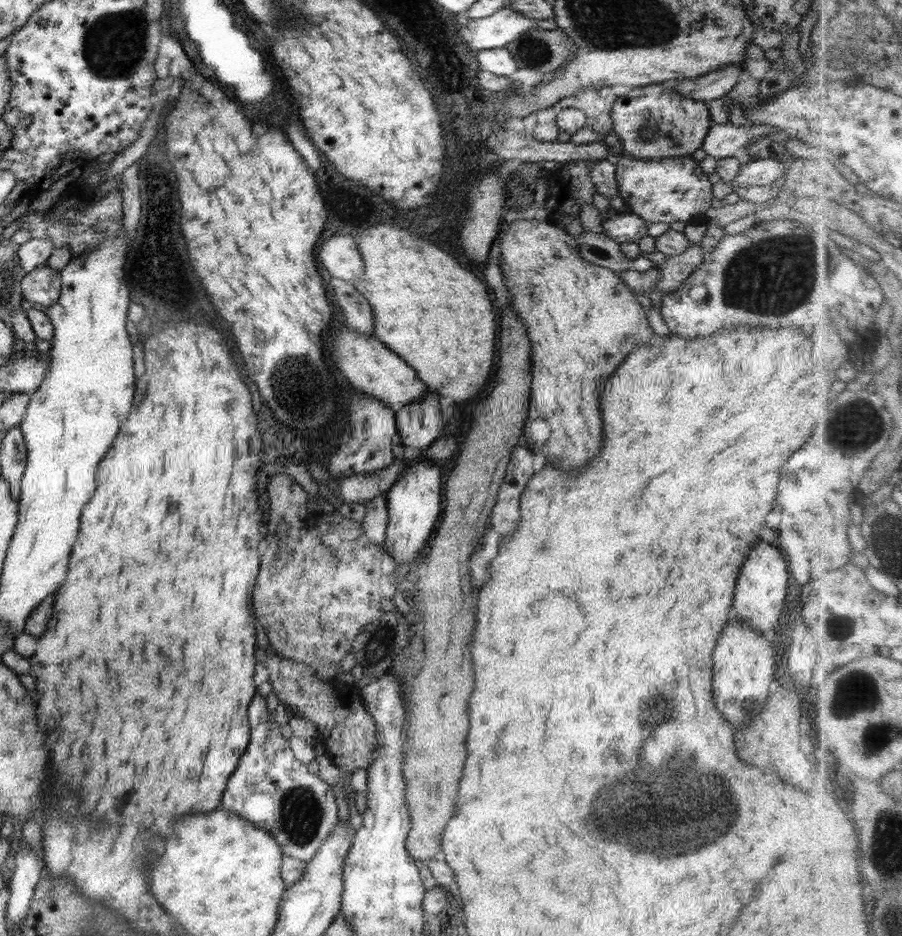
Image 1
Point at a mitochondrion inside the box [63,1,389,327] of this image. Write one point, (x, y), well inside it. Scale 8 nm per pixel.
(114, 44)

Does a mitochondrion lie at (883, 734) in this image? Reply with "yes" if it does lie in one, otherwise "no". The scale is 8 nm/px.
yes

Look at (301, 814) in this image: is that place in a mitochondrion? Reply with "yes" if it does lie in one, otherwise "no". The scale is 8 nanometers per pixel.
yes

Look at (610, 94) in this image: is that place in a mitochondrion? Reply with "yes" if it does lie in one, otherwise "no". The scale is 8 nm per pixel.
no

